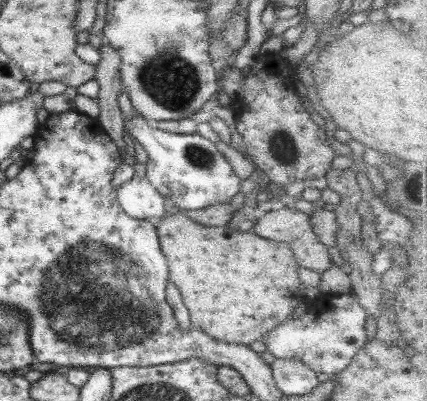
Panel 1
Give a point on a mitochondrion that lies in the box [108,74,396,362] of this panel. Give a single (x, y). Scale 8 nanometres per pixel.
(198, 155)

